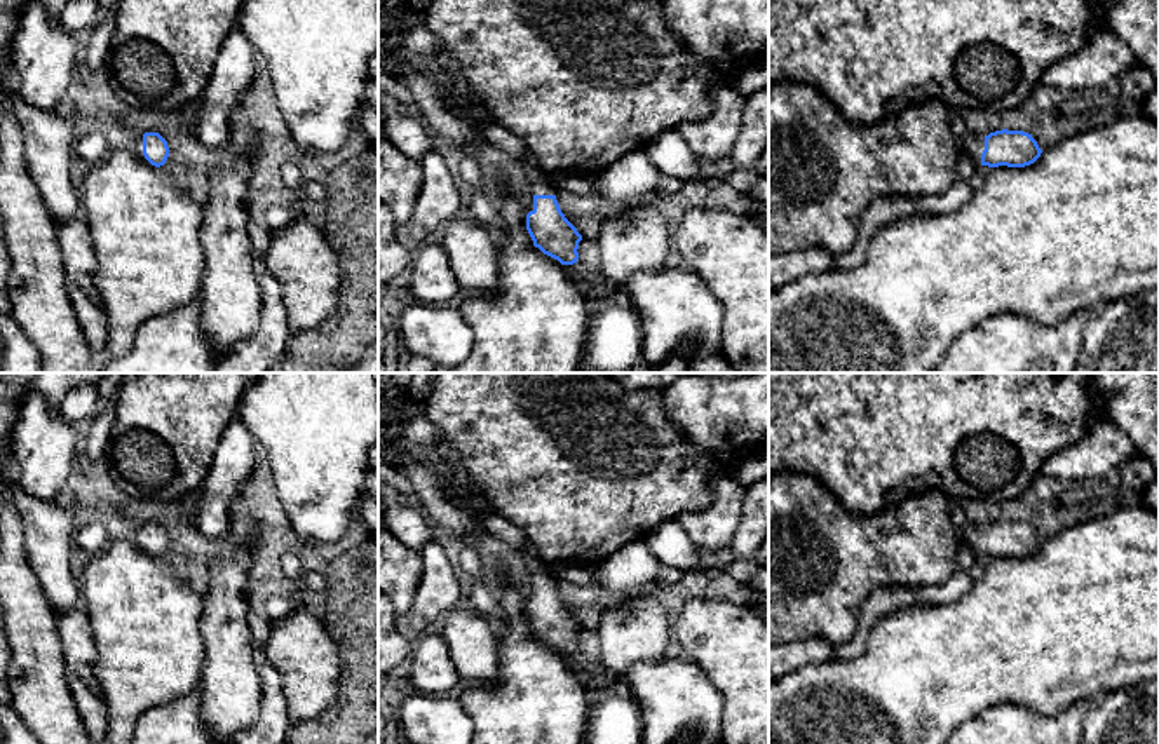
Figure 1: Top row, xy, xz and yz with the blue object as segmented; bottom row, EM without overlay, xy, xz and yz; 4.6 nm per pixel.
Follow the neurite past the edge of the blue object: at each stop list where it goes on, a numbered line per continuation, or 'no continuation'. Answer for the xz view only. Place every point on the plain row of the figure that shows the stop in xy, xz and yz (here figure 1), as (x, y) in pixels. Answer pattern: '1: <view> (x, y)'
1: xz (537, 575)

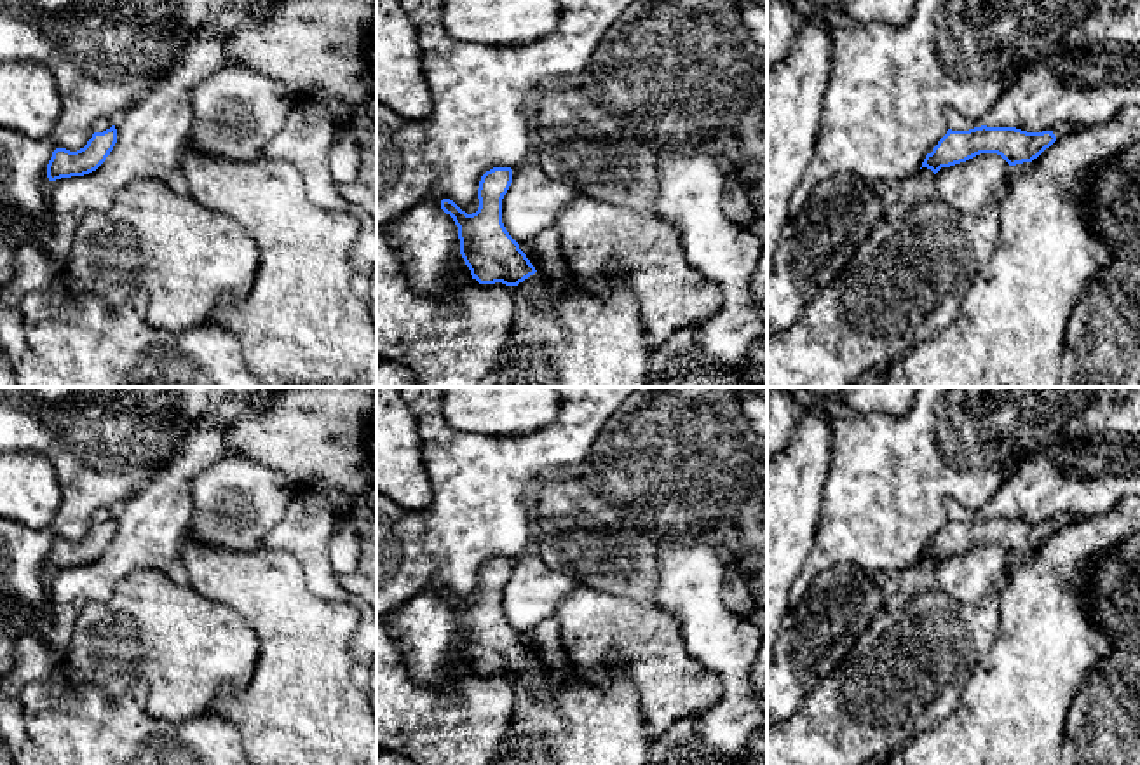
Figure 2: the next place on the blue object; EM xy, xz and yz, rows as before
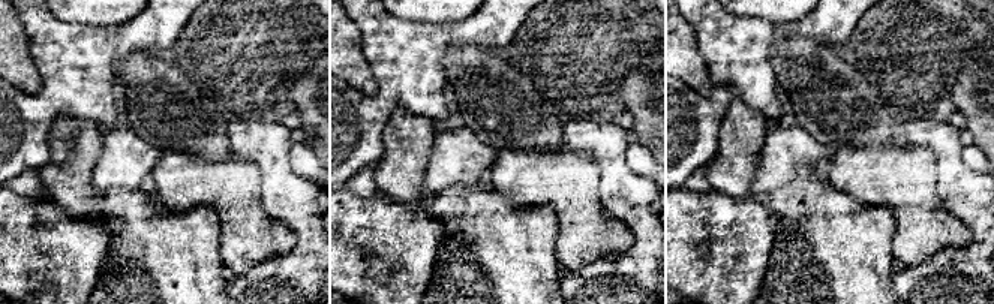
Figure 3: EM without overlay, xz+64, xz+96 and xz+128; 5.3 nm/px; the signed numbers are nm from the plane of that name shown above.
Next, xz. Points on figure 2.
1: xz (534, 676)

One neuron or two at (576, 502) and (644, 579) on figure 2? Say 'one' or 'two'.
one

